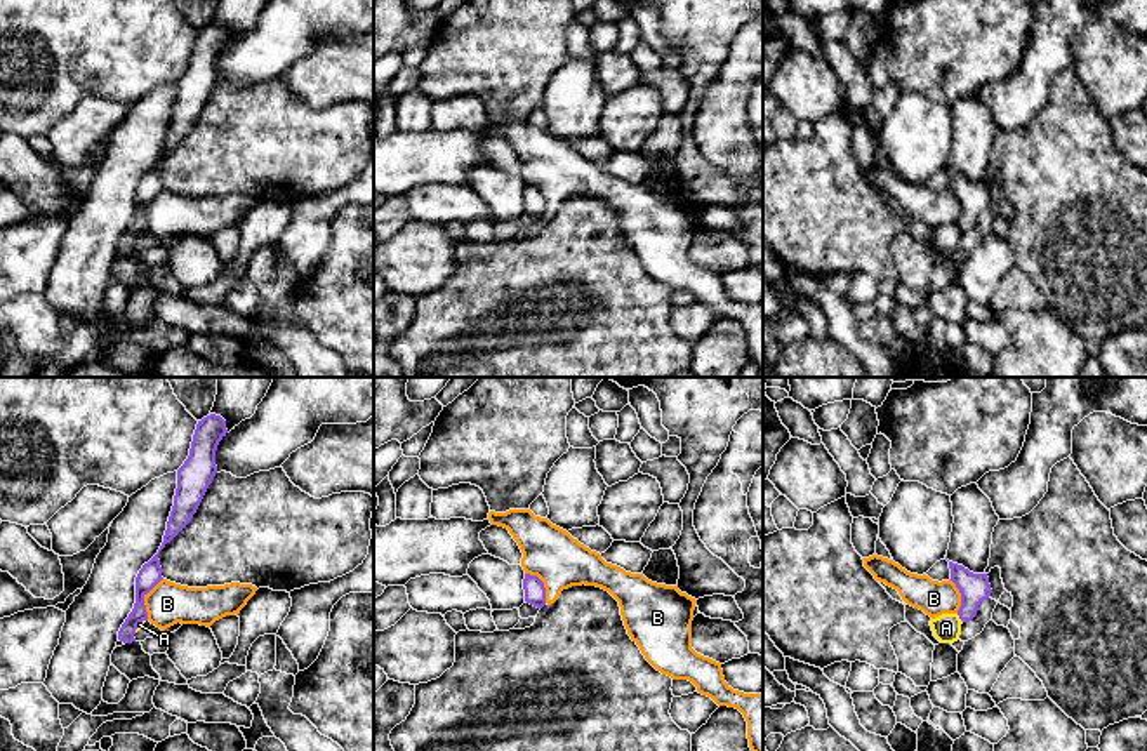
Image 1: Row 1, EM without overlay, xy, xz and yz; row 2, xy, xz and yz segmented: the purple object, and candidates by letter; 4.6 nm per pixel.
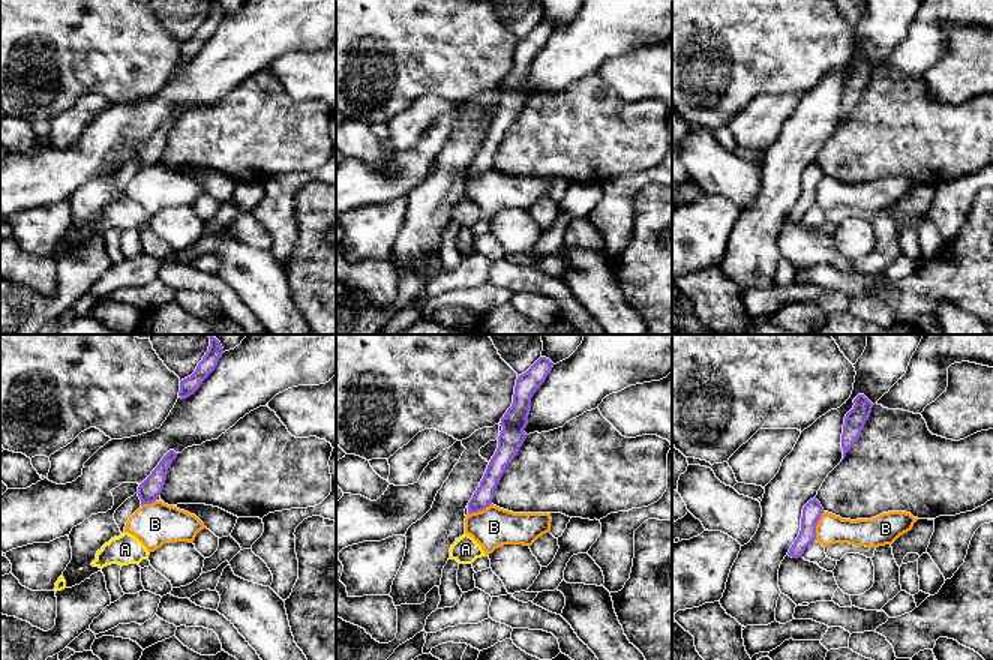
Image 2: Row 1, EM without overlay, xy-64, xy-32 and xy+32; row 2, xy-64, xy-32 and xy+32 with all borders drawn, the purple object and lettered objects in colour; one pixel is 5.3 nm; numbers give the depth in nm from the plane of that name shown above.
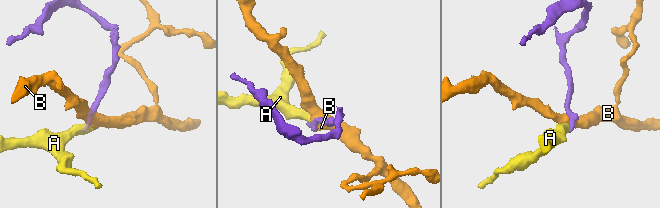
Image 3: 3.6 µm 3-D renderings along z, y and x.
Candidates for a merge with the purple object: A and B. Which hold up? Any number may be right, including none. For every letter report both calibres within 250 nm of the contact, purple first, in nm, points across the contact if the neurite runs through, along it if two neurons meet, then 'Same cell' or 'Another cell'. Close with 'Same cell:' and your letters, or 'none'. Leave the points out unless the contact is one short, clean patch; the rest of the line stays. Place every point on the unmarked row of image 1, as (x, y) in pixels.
A: Thickness 140 nm (purple) against 130 nm. Boundary: yz (956, 225), (963, 232). Another cell
B: Thickness 100 nm (purple) against 200 nm. Boundary: xy (162, 188), (145, 207), (146, 230). Another cell
Same cell: none

